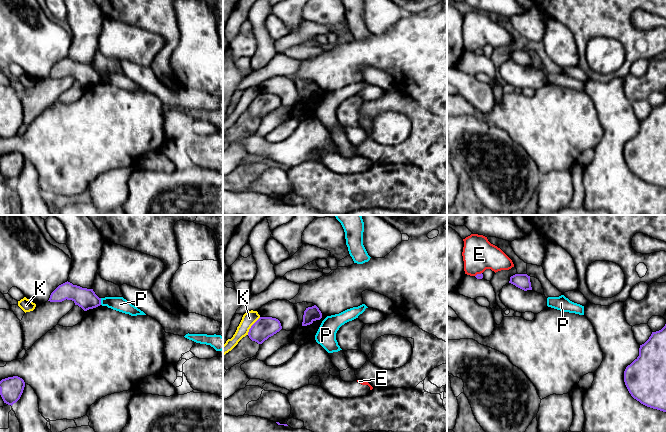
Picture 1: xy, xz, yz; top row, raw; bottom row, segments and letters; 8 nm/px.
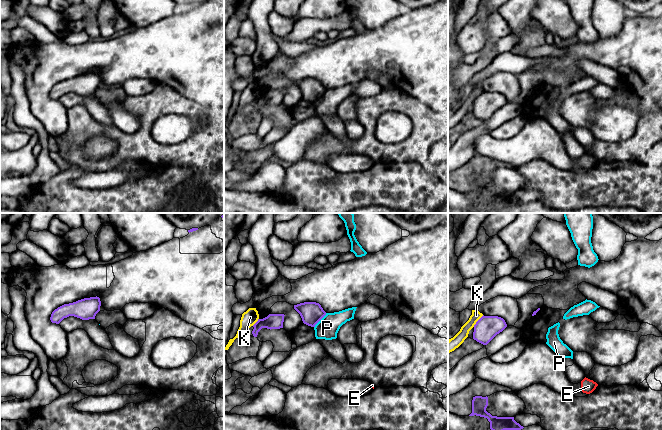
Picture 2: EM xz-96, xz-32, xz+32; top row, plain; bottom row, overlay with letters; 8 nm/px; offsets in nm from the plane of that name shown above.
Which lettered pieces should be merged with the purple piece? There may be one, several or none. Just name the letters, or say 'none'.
none

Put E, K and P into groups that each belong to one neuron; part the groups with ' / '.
E / K / P

